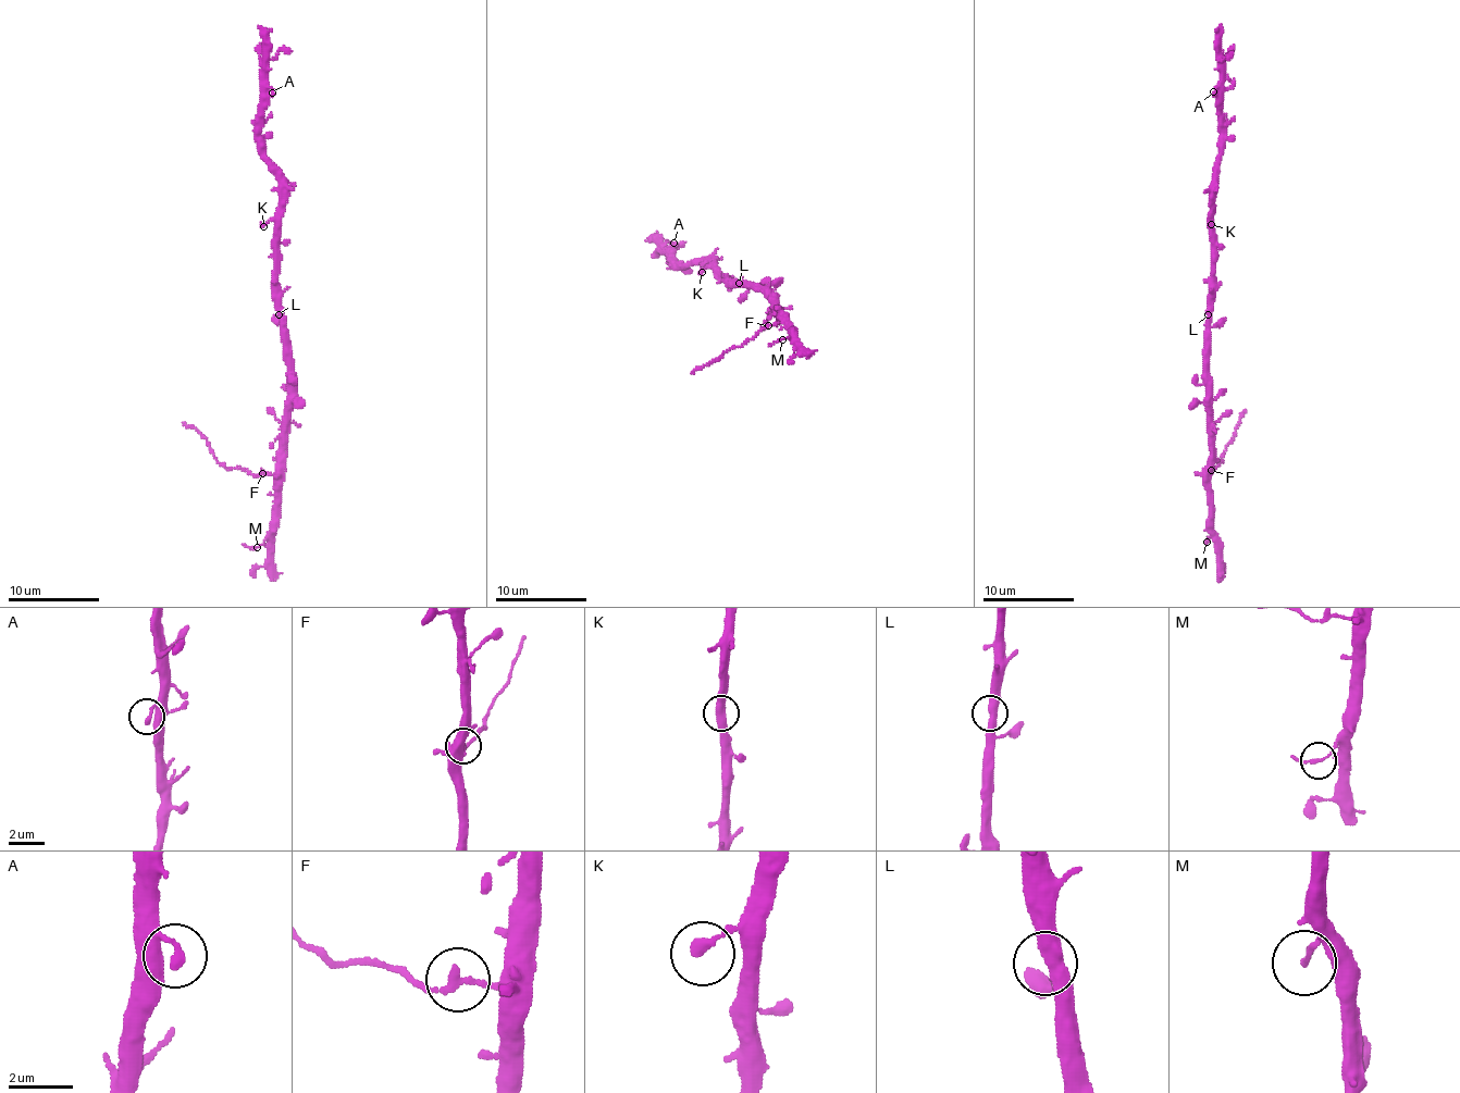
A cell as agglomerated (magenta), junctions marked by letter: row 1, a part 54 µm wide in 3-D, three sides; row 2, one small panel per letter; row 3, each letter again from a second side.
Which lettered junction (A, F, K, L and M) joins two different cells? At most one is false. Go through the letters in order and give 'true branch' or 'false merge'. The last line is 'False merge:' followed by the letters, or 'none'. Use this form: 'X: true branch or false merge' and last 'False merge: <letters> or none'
A: true branch
F: false merge
K: true branch
L: true branch
M: true branch
False merge: F

